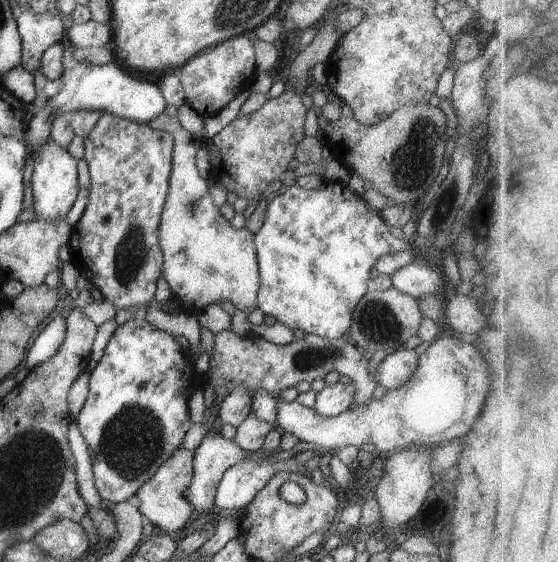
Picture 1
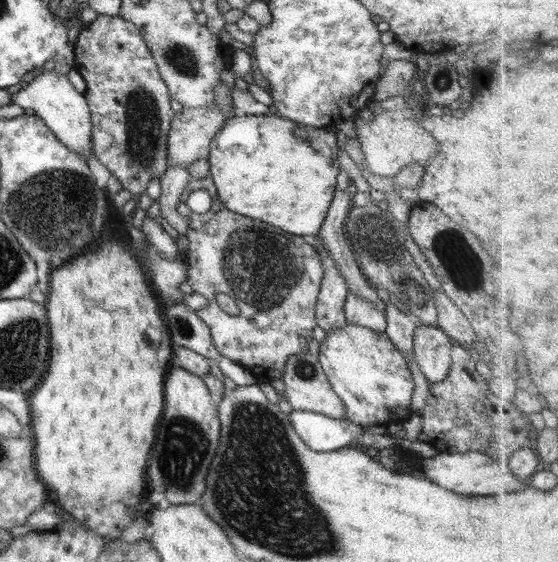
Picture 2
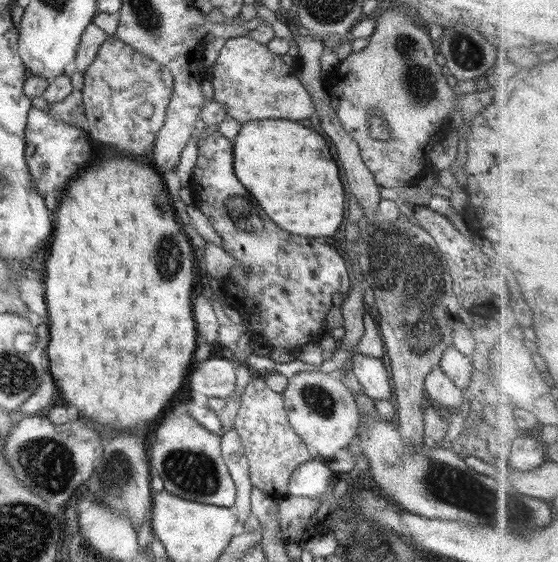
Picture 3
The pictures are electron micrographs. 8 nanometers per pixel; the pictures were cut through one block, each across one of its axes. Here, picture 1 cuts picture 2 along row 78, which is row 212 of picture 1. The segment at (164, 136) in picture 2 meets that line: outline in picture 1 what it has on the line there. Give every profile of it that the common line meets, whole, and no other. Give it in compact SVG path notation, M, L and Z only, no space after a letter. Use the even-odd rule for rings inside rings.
M104 112L83 142L83 159L89 168L91 183L86 196L87 207L69 236L70 262L116 310L141 308L155 298L158 279L163 275L159 226L173 166L173 136L169 132L150 128L149 124Z

